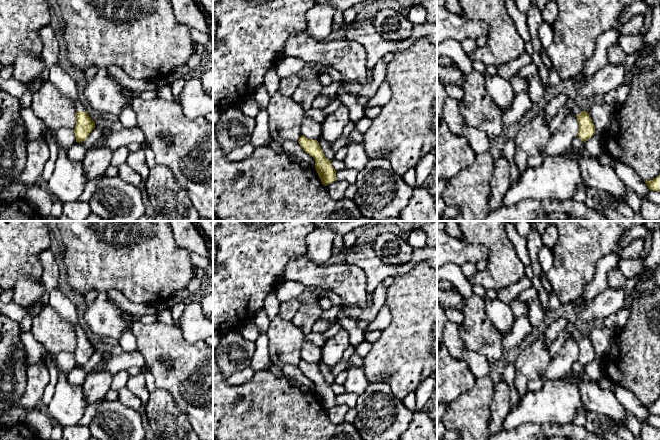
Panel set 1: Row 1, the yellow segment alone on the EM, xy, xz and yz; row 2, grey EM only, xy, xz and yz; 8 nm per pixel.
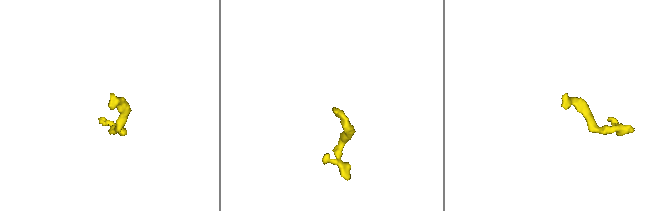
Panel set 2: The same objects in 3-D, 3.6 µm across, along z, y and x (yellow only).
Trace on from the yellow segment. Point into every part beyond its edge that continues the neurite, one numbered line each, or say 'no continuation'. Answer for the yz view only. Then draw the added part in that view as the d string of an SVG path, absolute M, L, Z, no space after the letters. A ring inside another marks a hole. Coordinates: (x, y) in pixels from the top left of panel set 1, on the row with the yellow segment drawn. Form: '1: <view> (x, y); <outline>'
1: yz (572, 106); M574 95L569 97L567 103L559 108L559 111L549 123L550 132L553 134L560 127L562 121L568 113L572 113L575 116L581 113L582 109L579 105L577 97Z

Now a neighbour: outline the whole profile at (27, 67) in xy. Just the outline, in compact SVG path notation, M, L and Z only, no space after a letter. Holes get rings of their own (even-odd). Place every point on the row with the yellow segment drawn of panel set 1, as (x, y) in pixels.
M22 52L13 64L13 77L15 80L27 84L38 78L46 68L40 55Z

